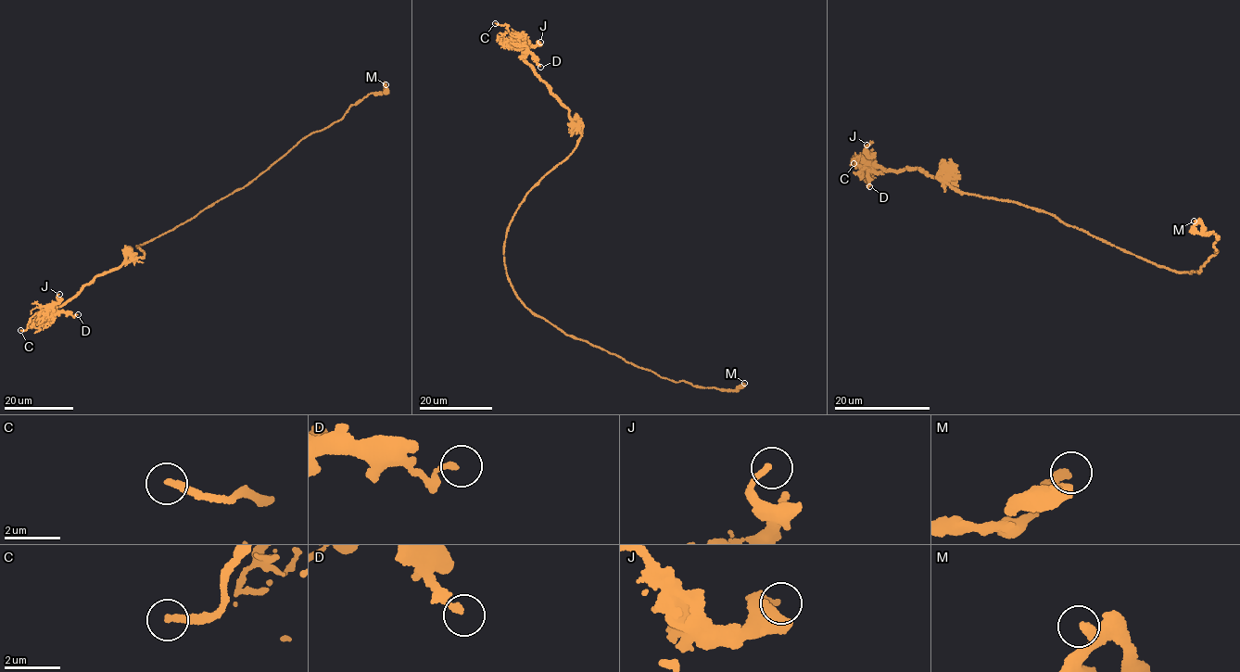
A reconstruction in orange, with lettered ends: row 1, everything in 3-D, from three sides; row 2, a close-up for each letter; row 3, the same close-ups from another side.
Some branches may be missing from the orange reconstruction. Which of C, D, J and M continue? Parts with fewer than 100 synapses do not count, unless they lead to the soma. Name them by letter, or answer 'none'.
C

